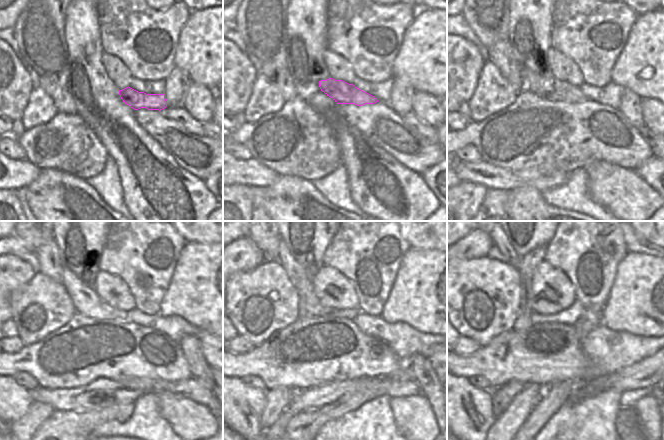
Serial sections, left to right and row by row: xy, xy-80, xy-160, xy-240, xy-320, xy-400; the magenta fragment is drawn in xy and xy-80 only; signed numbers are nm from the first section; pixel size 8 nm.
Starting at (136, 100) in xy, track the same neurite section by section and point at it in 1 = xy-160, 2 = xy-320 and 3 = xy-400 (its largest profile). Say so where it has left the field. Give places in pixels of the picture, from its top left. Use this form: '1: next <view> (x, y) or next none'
1: next xy-160 (549, 87)
2: next xy-320 (301, 281)
3: next xy-400 (500, 241)

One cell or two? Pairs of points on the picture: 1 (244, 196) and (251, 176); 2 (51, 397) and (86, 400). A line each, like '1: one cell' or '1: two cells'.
1: two cells
2: one cell

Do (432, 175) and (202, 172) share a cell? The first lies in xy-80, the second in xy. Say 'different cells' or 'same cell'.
different cells

